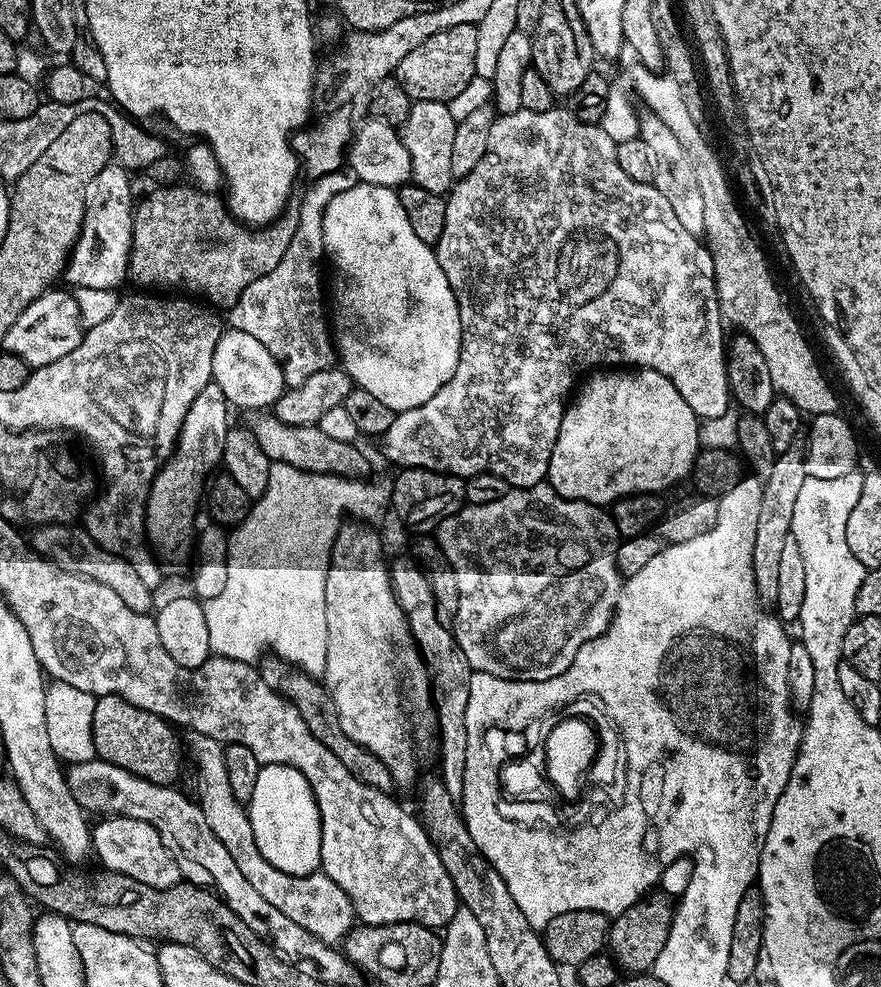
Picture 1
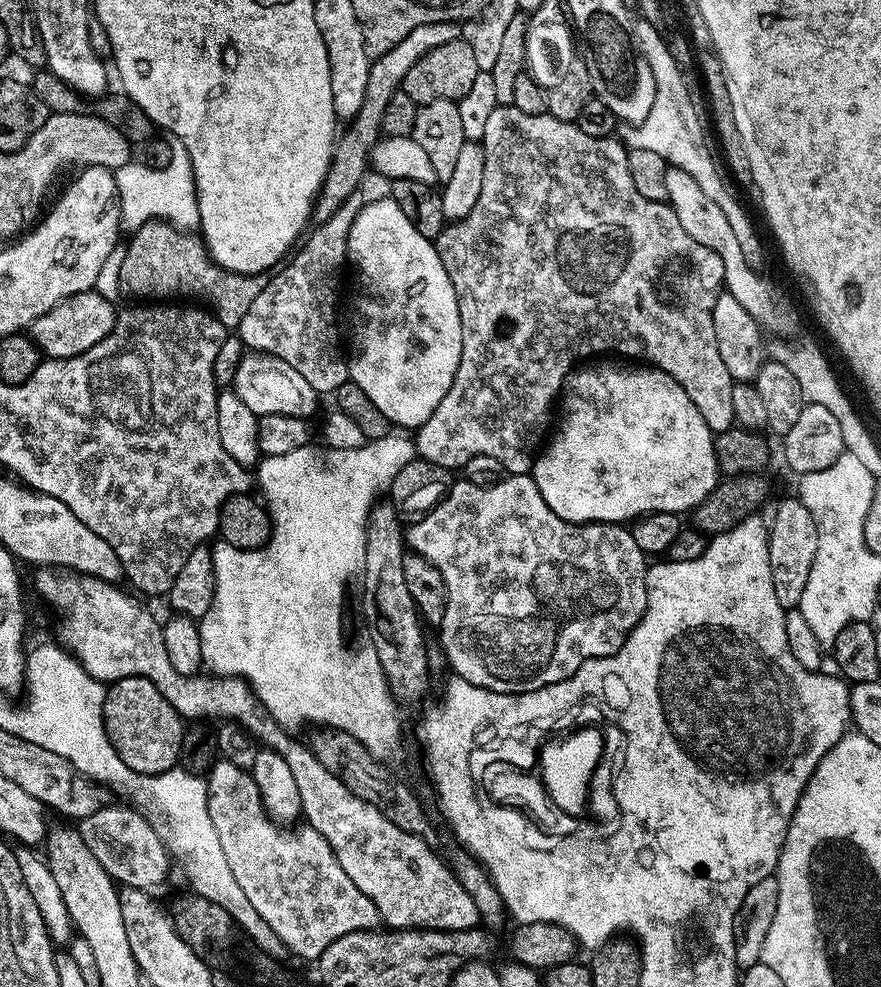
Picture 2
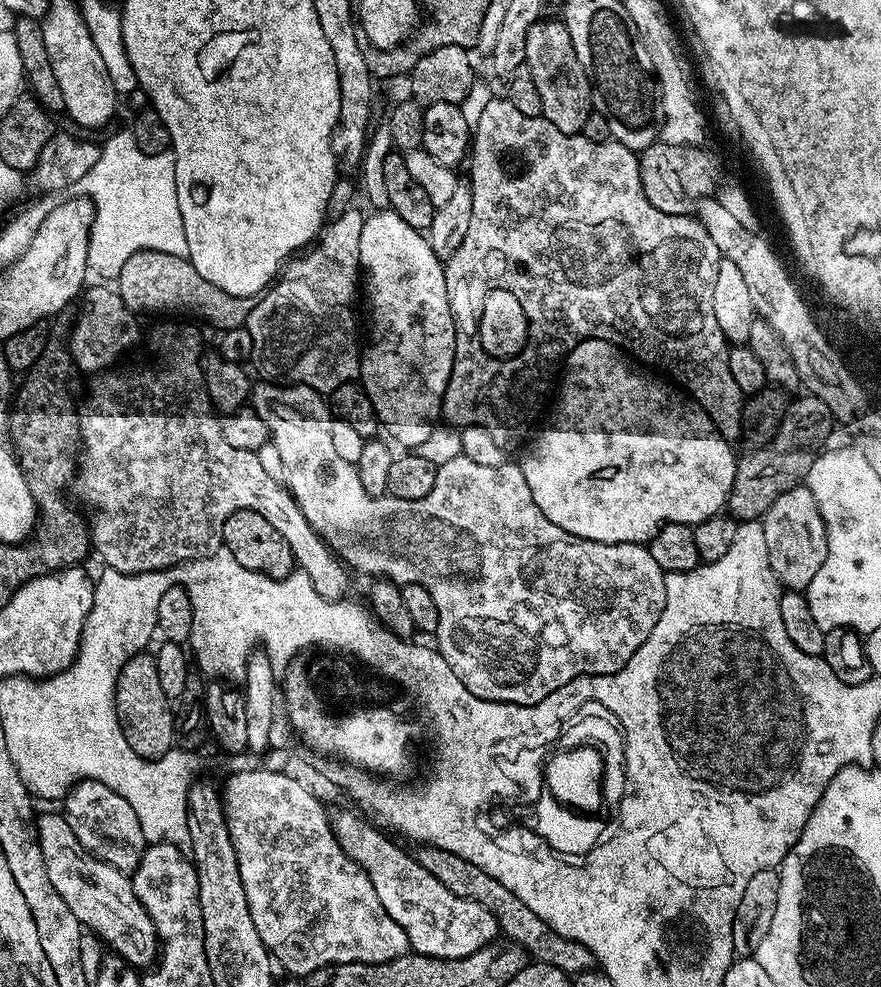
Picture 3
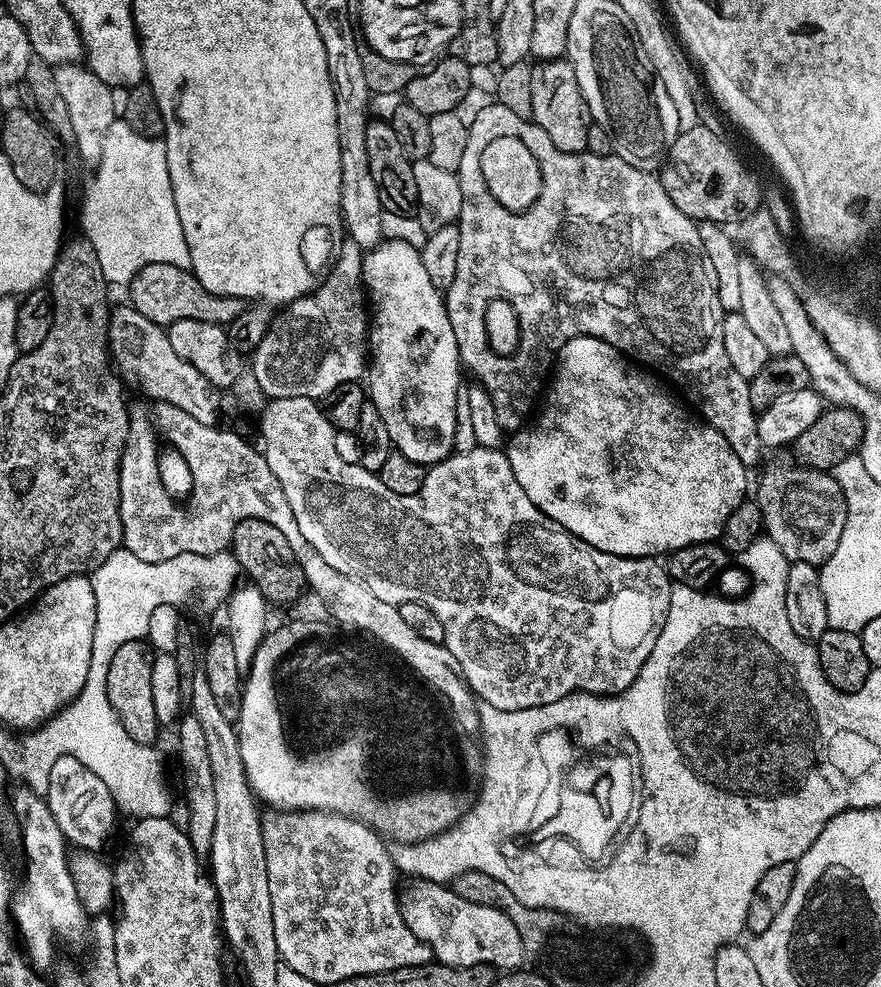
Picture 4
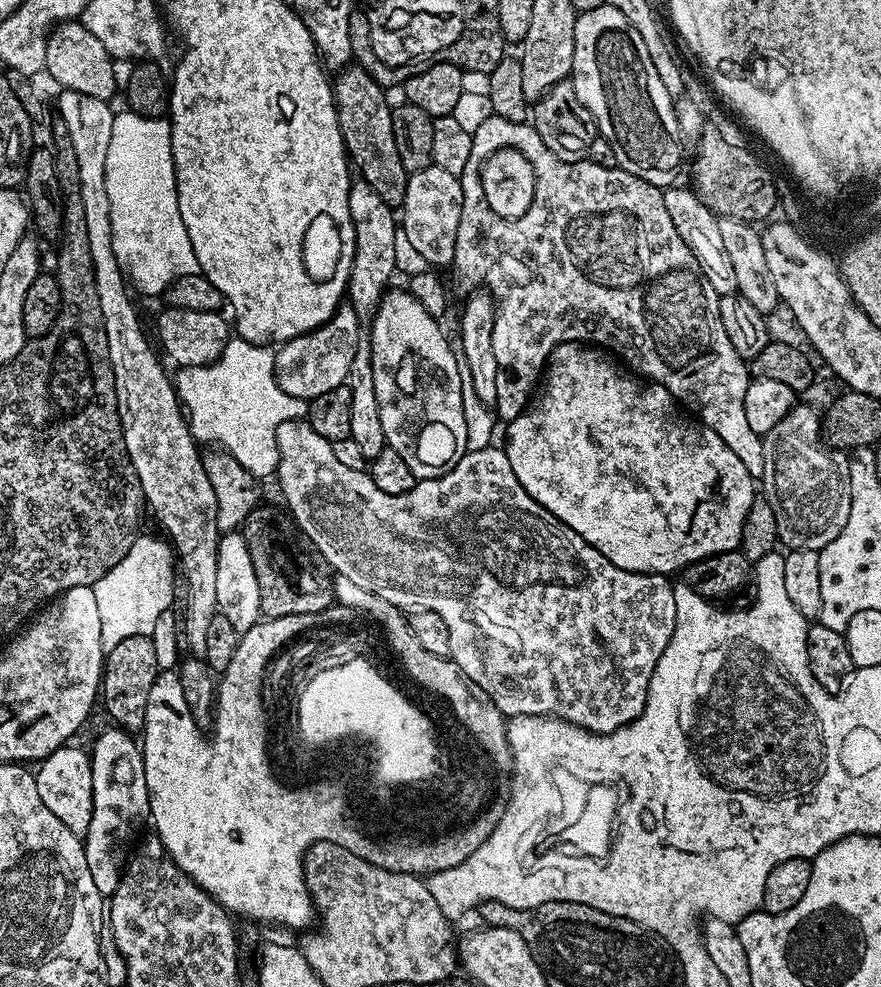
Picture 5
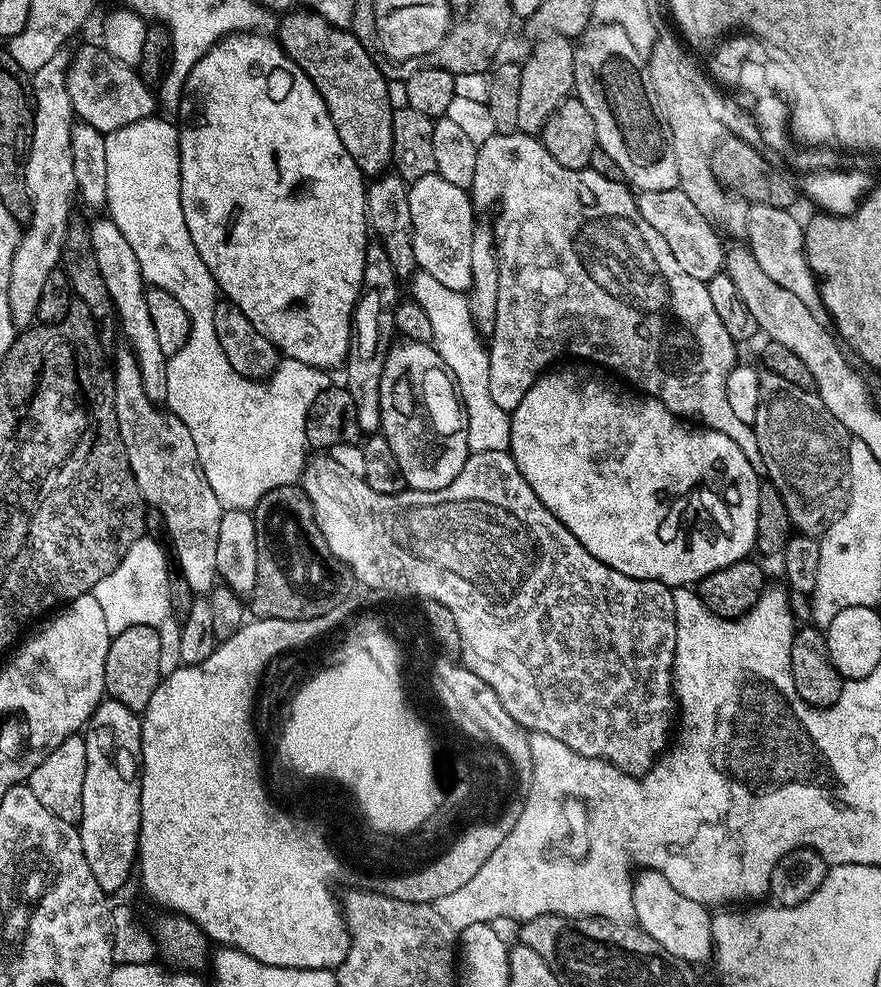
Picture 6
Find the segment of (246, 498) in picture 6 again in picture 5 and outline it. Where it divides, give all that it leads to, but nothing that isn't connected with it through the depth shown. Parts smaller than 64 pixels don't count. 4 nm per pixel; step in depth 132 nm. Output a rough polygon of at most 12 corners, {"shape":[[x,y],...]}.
{"shape":[[232,336],[174,376],[193,439],[254,478],[307,401],[277,384],[271,347]]}

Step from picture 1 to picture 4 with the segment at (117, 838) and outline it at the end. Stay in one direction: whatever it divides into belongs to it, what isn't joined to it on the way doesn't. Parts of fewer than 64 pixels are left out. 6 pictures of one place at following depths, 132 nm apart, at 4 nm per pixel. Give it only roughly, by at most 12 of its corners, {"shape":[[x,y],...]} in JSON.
{"shape":[[78,758],[54,762],[46,799],[69,845],[100,850],[116,799]]}

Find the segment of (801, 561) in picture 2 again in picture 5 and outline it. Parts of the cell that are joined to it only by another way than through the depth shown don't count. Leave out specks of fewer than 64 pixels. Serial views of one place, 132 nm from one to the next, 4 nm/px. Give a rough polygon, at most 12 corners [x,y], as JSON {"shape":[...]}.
{"shape":[[797,403],[762,437],[762,495],[785,549],[850,518],[850,456]]}

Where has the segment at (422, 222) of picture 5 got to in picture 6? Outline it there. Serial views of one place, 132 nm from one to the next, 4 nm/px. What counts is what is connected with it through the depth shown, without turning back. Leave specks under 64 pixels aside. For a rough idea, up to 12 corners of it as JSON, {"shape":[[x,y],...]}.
{"shape":[[436,172],[407,190],[417,269],[472,287],[471,195]]}

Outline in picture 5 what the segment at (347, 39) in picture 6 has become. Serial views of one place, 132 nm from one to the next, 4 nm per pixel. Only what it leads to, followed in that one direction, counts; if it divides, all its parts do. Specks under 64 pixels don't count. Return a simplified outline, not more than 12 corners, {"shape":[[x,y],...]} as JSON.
{"shape":[[359,66],[334,80],[344,151],[392,209],[410,173],[389,93]]}

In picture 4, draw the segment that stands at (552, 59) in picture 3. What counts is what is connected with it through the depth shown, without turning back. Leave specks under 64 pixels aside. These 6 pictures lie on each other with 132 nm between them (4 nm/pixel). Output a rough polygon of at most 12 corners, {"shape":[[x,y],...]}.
{"shape":[[567,58],[533,67],[532,120],[558,150],[585,151],[594,121]]}

